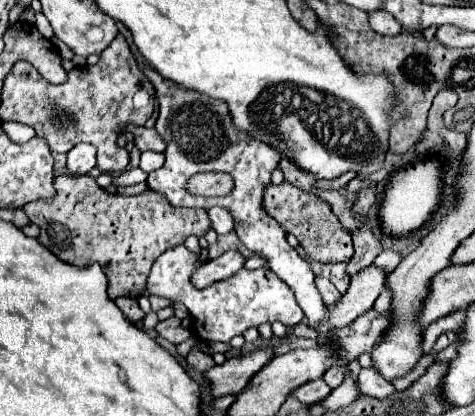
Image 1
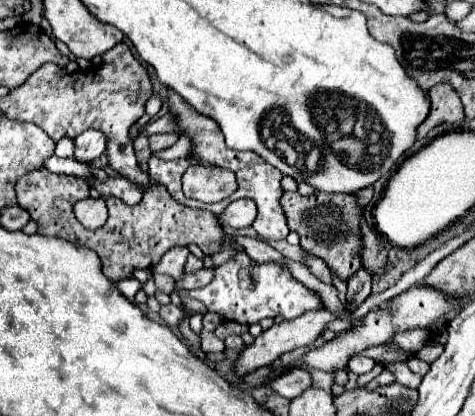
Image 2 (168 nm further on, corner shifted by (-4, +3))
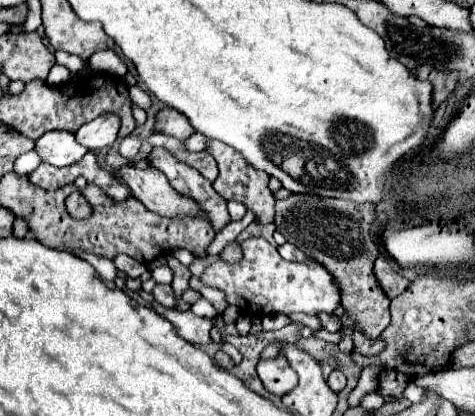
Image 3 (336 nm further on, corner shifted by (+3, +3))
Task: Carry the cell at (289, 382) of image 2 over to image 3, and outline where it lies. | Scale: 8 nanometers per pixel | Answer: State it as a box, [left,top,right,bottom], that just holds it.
[256,357,298,397]

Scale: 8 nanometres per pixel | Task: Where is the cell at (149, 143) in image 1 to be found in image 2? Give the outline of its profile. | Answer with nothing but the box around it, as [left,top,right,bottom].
[149,133,179,151]

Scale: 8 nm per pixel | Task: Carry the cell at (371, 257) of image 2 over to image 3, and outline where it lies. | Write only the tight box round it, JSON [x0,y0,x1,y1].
[374,255,410,299]

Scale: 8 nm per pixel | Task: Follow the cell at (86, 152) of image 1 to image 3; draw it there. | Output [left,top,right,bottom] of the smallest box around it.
[74,113,120,151]

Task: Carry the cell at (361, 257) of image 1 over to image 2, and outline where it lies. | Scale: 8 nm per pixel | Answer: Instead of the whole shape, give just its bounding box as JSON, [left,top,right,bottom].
[347,267,373,309]

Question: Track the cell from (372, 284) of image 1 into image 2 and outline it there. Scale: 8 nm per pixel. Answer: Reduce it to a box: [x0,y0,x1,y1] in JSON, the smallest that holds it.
[233,307,337,377]

